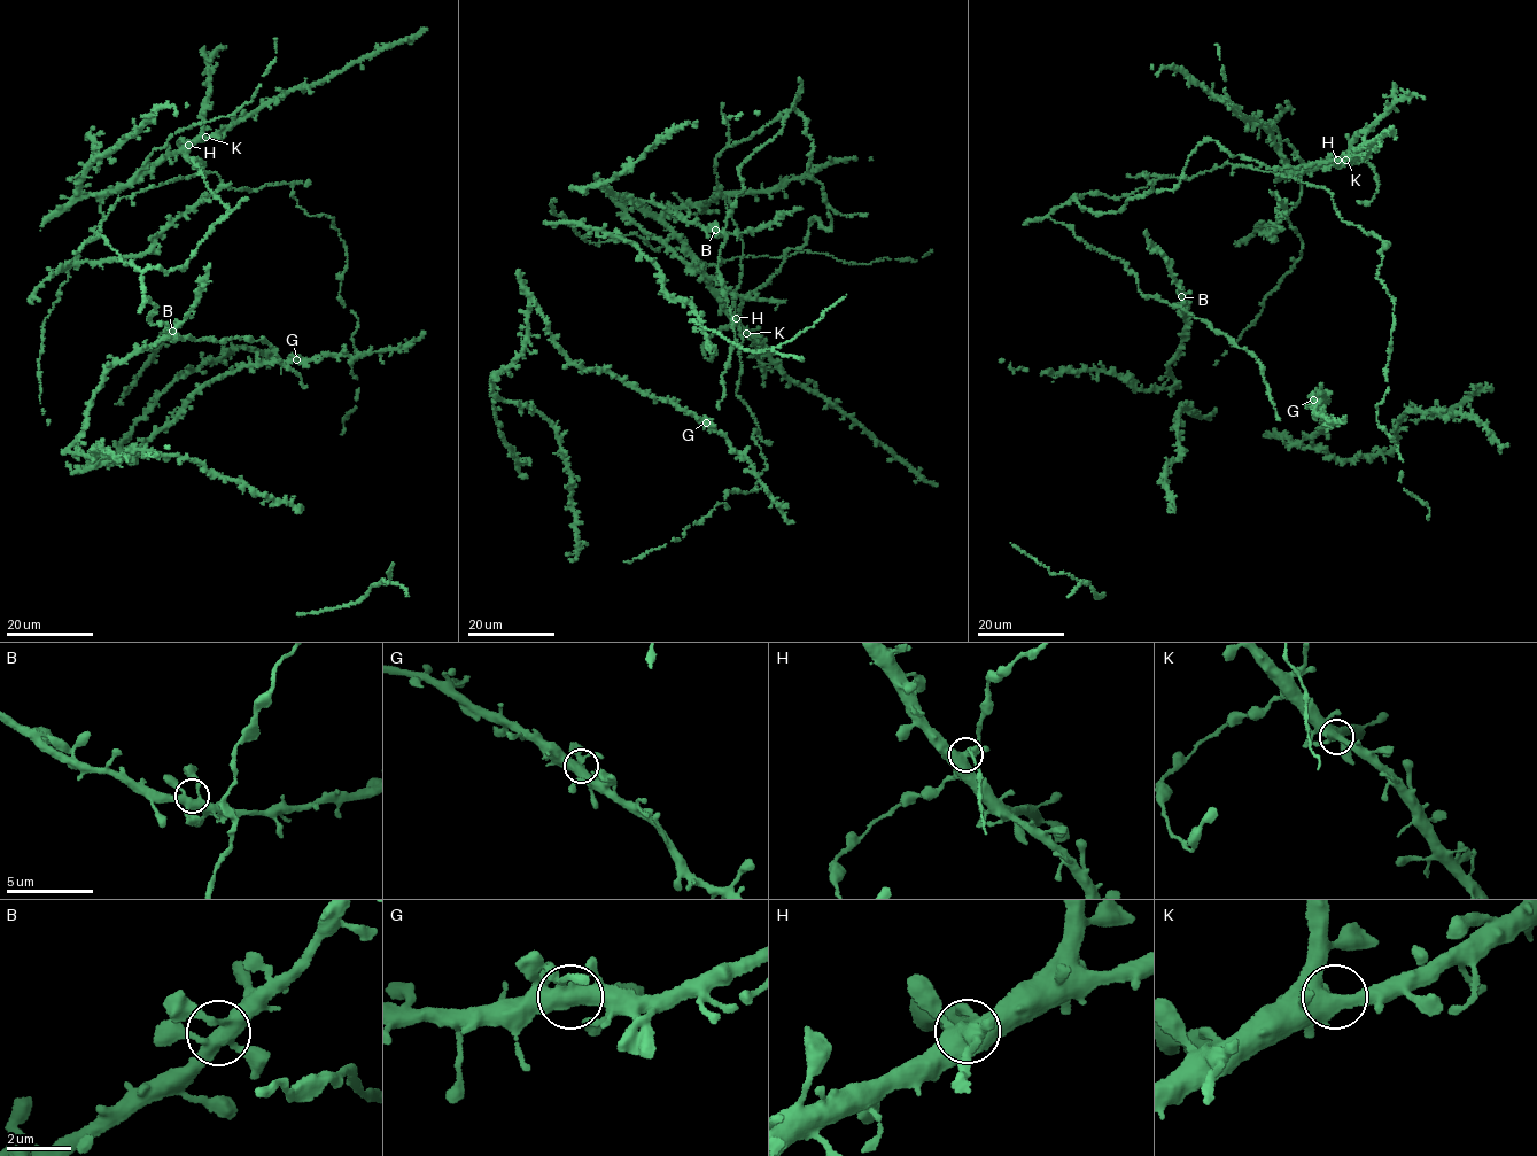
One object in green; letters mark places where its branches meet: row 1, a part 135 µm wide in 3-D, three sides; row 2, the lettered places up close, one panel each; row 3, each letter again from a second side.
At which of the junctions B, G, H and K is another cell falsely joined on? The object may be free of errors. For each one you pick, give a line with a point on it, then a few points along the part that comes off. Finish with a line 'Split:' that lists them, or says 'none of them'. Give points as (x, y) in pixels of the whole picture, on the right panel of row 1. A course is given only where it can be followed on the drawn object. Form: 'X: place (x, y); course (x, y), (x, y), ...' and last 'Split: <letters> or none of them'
H: place (1337, 160); course (1337, 160), (1268, 168), (1206, 139), (1171, 189), (1049, 214), (1251, 352), (1279, 421)
Split: H

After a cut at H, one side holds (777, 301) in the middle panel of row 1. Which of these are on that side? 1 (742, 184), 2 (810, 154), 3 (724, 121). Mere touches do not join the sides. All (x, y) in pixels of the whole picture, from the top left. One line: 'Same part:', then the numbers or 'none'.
Same part: 3

